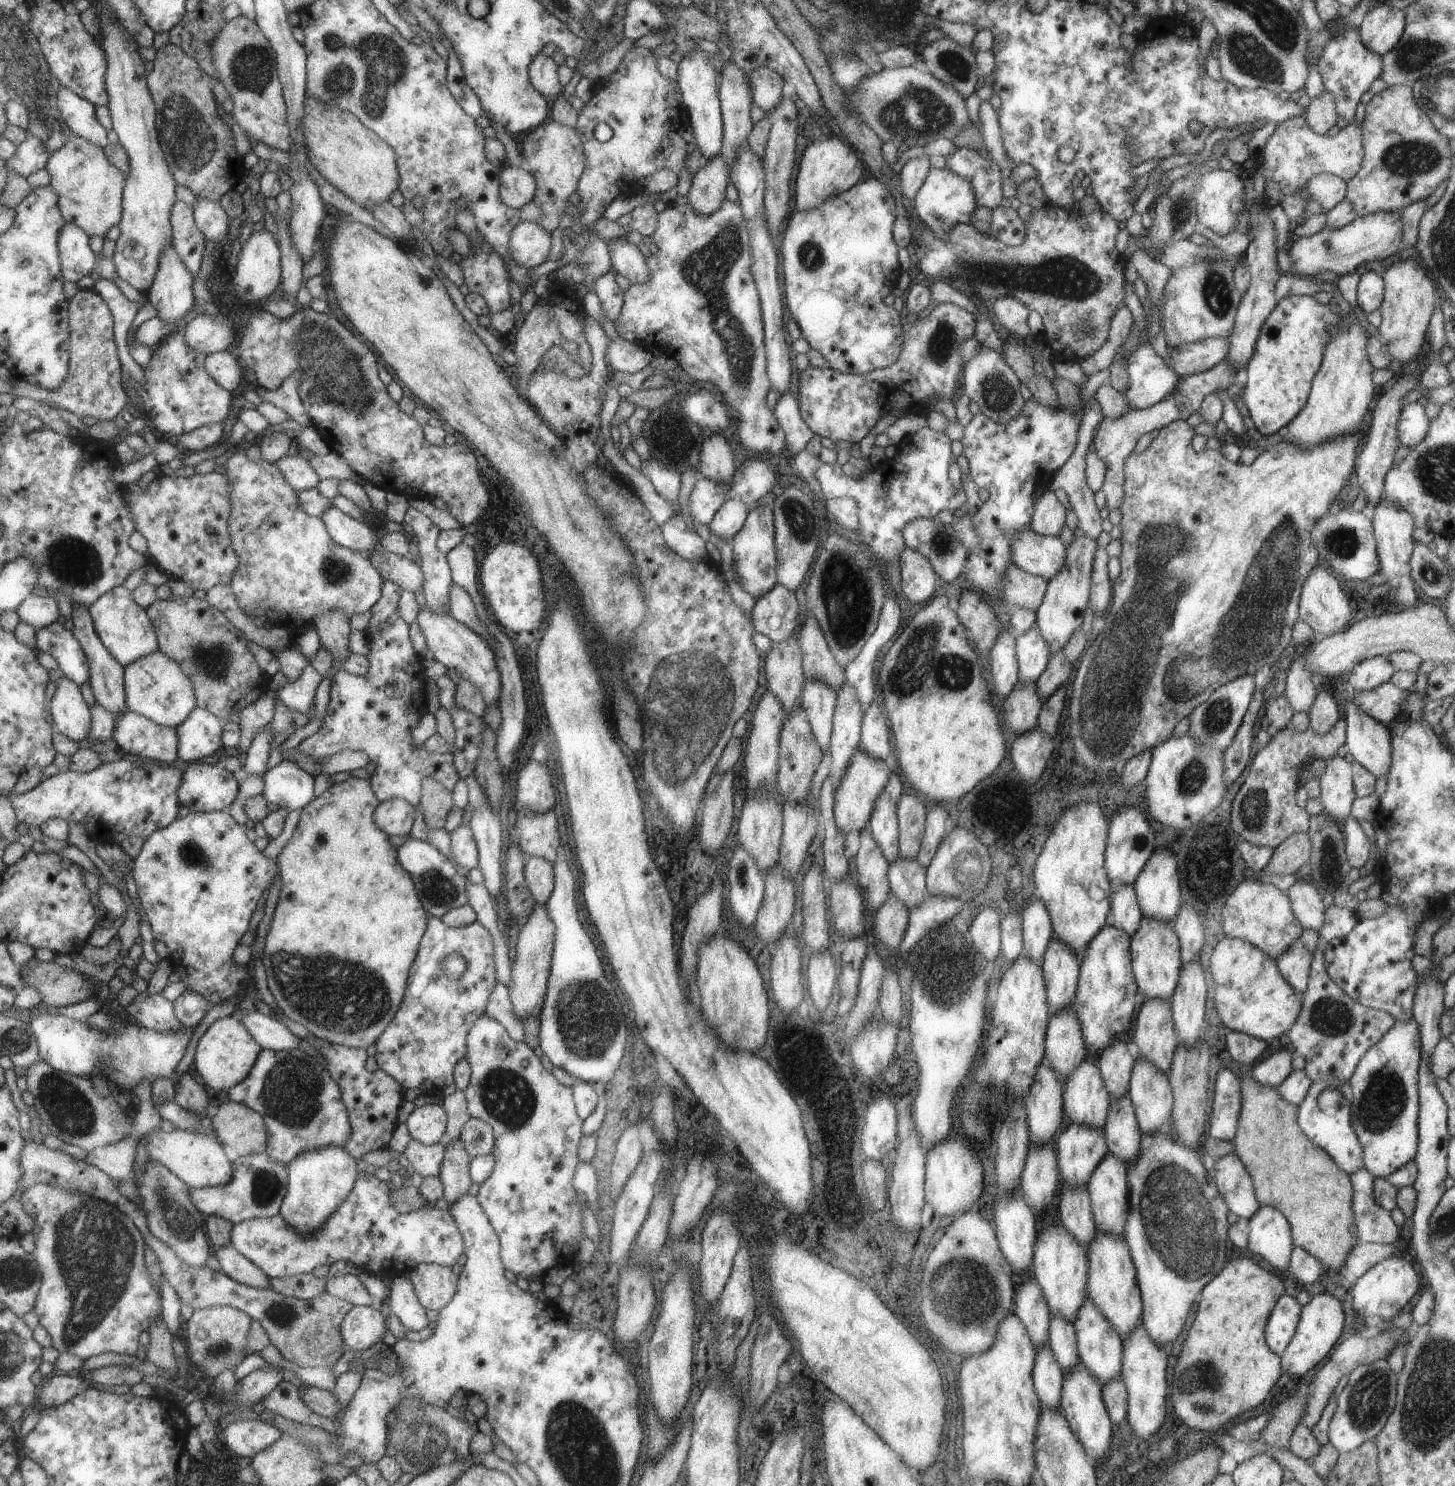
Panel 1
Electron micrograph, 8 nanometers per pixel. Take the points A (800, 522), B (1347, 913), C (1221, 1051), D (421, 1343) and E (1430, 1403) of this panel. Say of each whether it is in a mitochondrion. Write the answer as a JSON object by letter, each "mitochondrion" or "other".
{"A":"mitochondrion","B":"other","C":"other","D":"other","E":"mitochondrion"}

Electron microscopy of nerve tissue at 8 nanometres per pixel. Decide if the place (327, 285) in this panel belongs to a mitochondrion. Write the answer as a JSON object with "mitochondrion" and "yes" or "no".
{"mitochondrion":"no"}

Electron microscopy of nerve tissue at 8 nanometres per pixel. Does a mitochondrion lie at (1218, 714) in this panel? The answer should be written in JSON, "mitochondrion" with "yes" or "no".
{"mitochondrion":"yes"}

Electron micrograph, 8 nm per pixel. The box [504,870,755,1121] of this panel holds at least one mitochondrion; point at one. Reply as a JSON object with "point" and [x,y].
{"point":[589,1026]}

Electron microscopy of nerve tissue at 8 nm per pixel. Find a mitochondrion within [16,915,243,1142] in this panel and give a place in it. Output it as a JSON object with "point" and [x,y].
{"point":[66,1107]}

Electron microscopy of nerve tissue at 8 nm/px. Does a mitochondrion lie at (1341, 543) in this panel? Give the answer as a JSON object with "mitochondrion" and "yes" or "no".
{"mitochondrion":"yes"}

